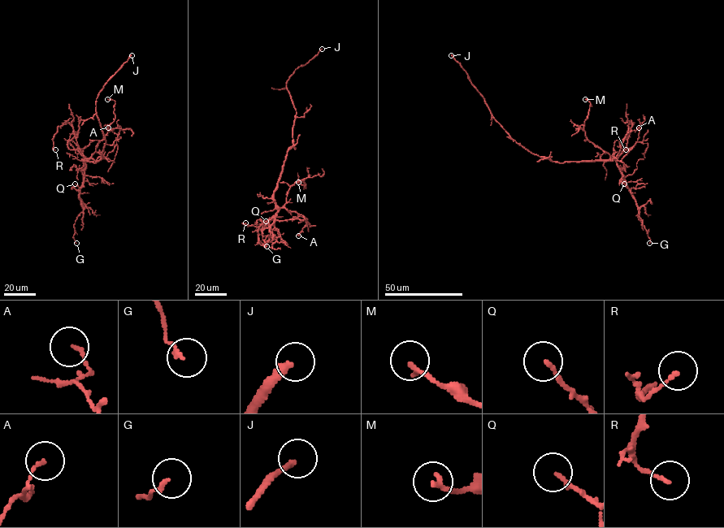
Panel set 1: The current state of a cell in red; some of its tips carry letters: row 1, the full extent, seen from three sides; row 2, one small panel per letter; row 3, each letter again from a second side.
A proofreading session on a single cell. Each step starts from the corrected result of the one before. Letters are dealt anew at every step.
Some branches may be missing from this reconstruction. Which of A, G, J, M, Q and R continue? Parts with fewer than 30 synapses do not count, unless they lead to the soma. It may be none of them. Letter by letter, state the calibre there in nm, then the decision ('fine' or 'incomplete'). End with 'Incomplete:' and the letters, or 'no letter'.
A: 120 nm thick; fine
G: 150 nm thick; fine
J: 220 nm thick; incomplete
M: 200 nm thick; fine
Q: 160 nm thick; fine
R: 120 nm thick; fine
Incomplete: J

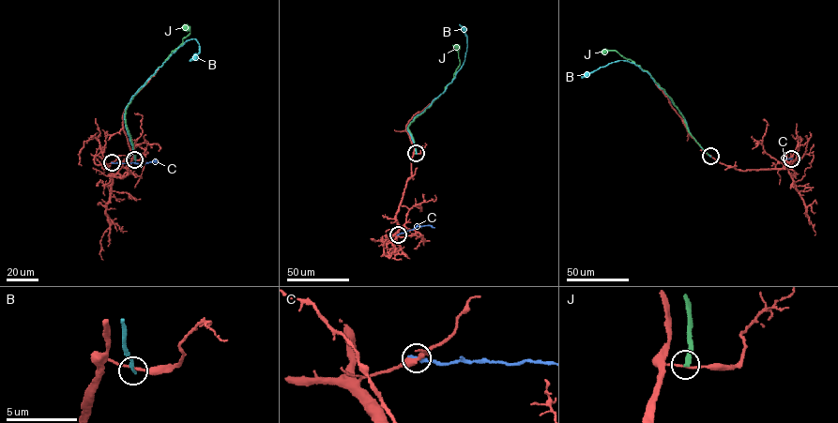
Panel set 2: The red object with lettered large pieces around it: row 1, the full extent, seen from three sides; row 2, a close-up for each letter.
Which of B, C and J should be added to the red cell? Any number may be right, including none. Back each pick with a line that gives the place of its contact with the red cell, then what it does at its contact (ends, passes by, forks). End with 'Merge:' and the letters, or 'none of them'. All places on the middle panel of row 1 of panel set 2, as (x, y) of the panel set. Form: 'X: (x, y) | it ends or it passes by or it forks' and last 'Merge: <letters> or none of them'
Merge: none of them

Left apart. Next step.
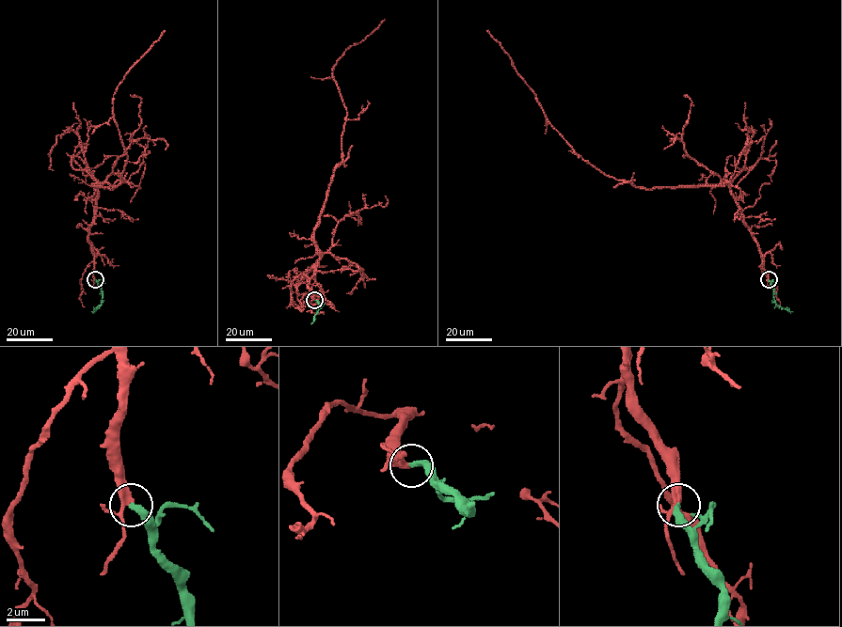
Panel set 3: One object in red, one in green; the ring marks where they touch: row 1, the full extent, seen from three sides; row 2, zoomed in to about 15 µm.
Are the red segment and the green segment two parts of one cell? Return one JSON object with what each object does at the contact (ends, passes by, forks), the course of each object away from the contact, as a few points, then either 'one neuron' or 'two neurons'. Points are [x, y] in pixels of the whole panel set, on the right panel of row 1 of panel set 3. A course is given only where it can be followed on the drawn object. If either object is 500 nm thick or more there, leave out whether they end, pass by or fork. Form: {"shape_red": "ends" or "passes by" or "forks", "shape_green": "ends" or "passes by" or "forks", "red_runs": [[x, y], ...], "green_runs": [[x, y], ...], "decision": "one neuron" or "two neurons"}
{"shape_red": "forks", "shape_green": "ends", "red_runs": [[769, 279], [756, 240], [726, 184], [643, 188], [606, 176], [582, 159], [551, 125], [509, 55], [487, 30]], "green_runs": [[769, 279], [774, 302], [792, 311]], "decision": "one neuron"}

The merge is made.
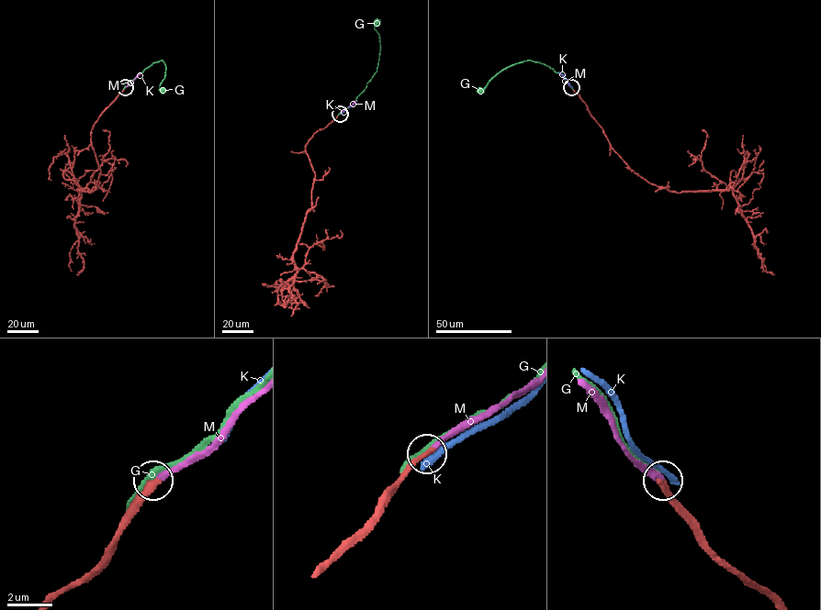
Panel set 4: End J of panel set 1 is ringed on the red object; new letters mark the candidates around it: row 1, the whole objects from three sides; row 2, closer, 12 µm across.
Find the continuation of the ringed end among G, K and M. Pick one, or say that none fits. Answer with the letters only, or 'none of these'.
M

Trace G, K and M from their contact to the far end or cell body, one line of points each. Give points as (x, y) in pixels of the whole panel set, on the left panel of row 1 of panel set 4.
G: (124, 88), (145, 69), (163, 60), (166, 67), (165, 78), (160, 85), (162, 90)
K: (125, 87), (141, 72)
M: (125, 87), (141, 73)

